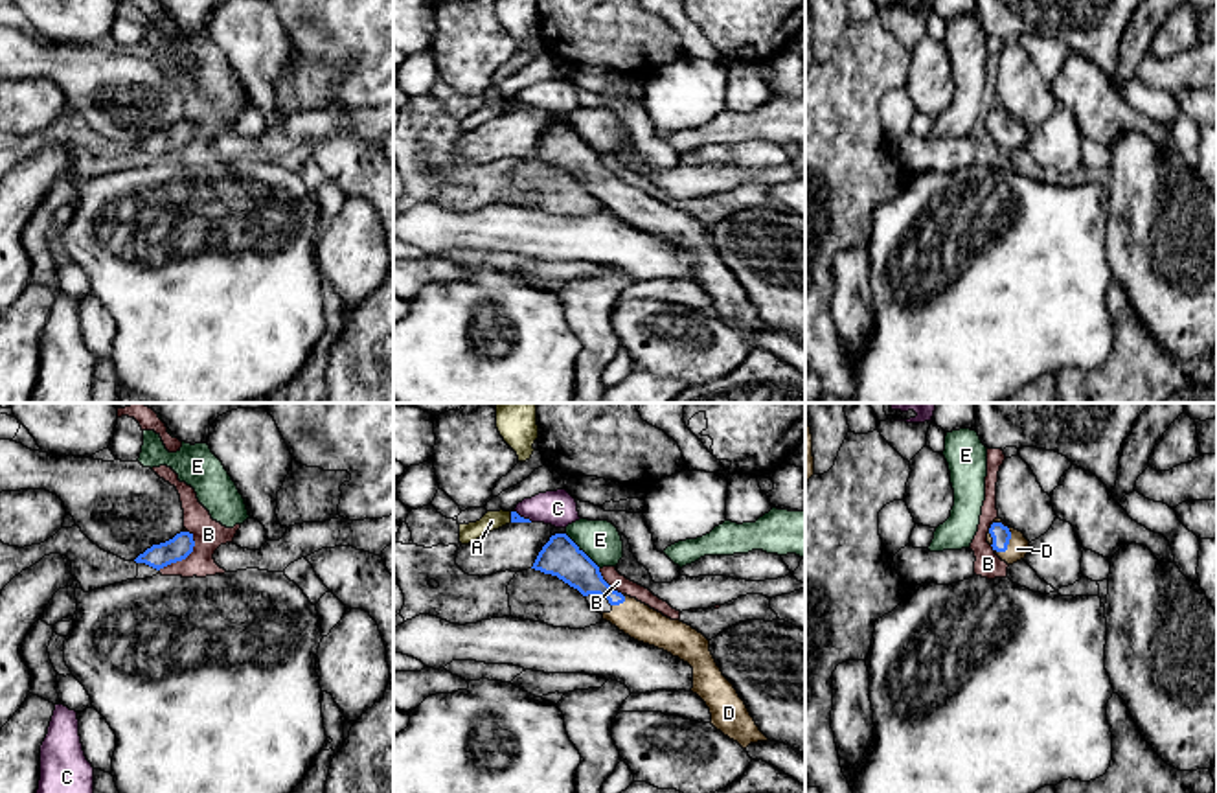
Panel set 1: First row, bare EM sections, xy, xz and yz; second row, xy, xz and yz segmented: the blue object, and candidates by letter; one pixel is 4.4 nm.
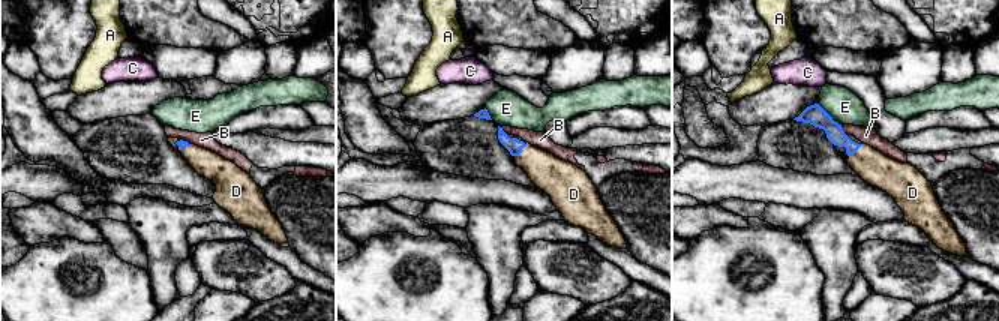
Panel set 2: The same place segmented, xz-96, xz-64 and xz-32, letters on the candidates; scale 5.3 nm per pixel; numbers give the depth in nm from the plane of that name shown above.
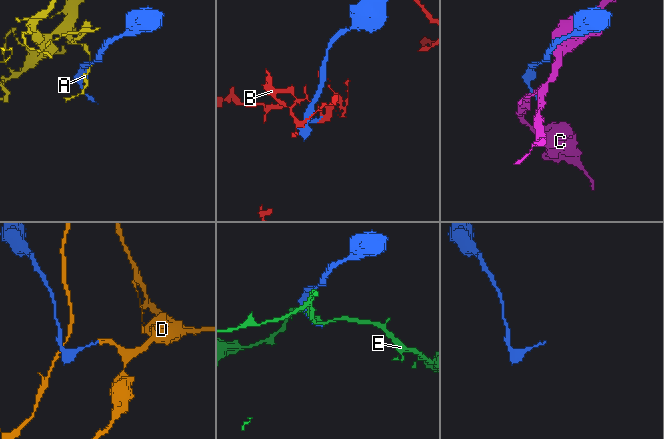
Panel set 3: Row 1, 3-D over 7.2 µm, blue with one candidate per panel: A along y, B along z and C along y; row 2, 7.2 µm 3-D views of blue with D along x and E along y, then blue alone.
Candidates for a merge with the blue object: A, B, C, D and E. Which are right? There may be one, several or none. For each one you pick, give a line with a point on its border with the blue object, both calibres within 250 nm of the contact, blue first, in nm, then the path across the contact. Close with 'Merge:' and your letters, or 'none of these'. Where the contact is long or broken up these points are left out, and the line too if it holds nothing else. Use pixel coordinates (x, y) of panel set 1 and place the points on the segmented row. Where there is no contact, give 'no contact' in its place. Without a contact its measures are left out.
D: yz (1010, 534) | 90/90 nm | across yz (1000, 534), (1010, 534), (1017, 549)
Merge: D

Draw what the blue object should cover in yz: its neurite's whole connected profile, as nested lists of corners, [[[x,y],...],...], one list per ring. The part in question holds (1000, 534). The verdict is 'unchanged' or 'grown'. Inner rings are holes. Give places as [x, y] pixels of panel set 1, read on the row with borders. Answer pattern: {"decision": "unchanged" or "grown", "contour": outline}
{"decision": "grown", "contour": [[[995,519],[987,532],[987,543],[993,546],[995,554],[1013,565],[1026,557],[1029,541],[1022,532],[1007,526],[1002,519]]]}

